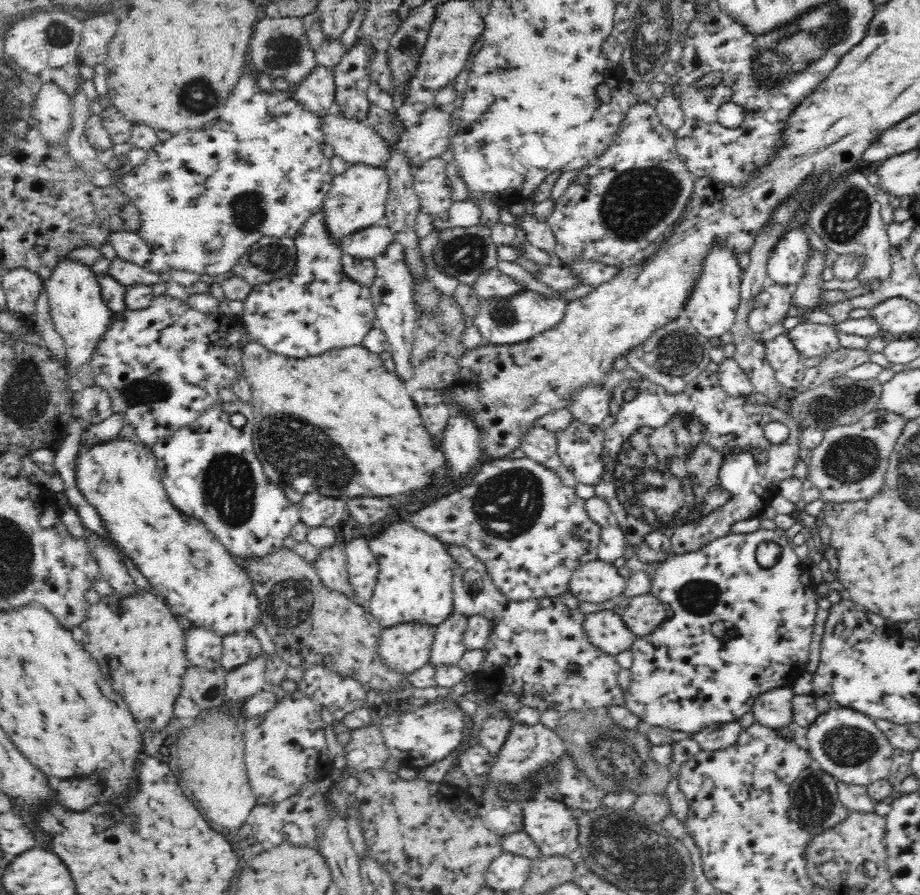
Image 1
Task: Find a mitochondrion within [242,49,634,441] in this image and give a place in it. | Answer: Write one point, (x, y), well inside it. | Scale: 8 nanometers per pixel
(464, 254)

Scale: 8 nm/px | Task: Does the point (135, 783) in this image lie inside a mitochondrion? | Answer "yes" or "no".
no

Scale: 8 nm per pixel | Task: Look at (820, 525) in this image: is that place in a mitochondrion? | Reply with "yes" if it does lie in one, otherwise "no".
no

